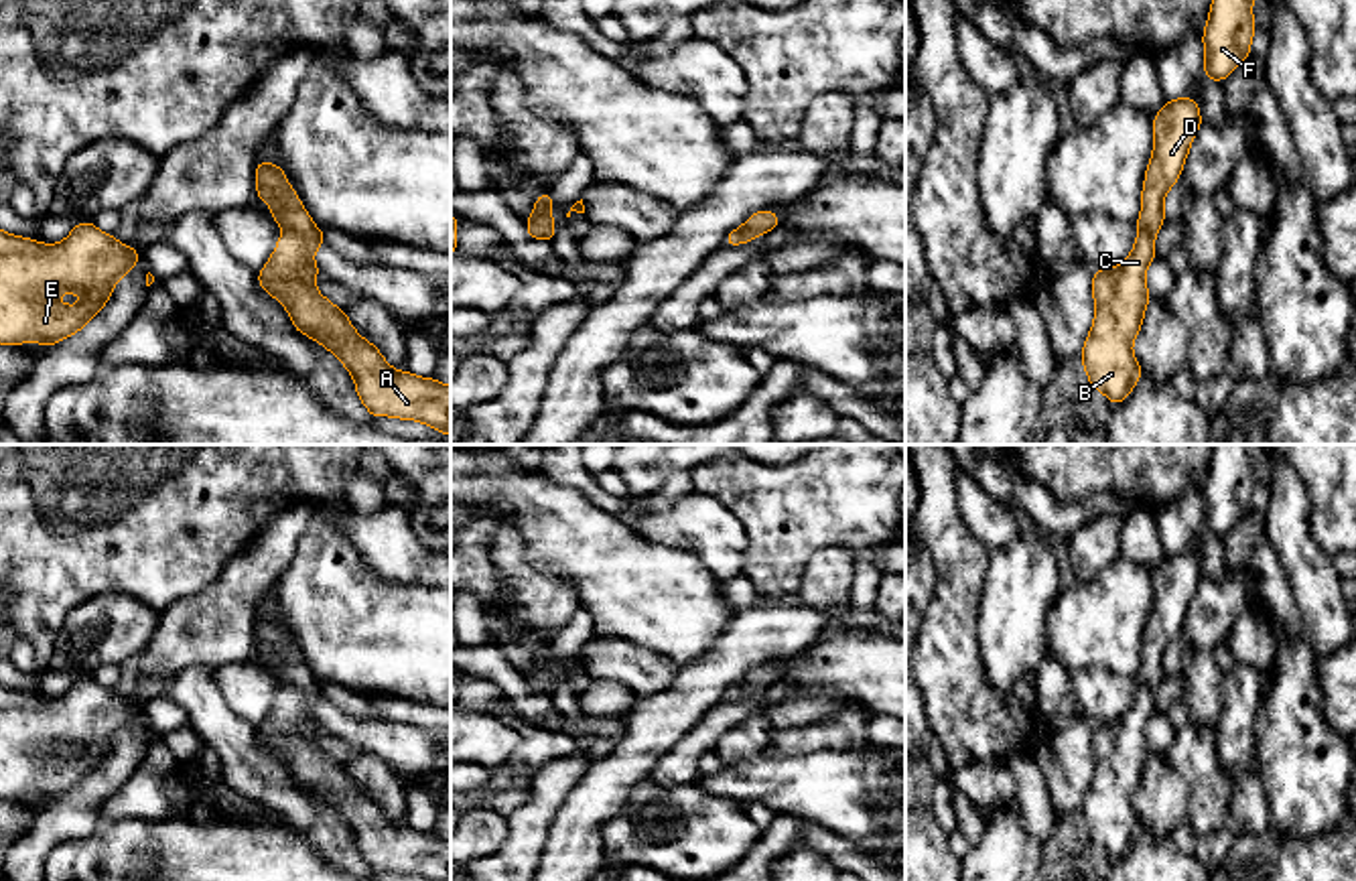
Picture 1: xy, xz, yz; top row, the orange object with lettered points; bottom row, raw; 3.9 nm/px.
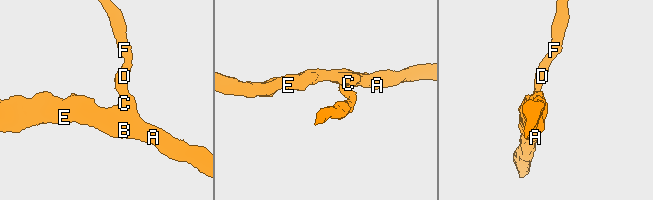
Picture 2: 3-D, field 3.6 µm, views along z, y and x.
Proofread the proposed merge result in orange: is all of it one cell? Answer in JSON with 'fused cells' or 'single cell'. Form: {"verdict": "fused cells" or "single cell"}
{"verdict": "single cell"}

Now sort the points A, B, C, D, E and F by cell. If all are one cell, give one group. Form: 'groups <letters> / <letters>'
groups A B C D E F

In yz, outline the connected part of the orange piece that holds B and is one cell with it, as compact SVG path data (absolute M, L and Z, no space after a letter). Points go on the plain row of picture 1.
M1194 552L1167 554L1153 572L1153 609L1145 625L1141 670L1133 706L1112 725L1096 723L1092 753L1096 769L1084 796L1080 818L1090 842L1102 846L1112 861L1131 851L1143 830L1133 810L1133 794L1149 759L1145 727L1157 713L1155 690L1165 678L1163 656L1177 637L1190 601L1202 581Z

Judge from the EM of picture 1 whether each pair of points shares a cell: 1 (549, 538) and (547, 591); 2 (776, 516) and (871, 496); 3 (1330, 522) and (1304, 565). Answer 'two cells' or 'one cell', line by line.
1: two cells
2: one cell
3: two cells

